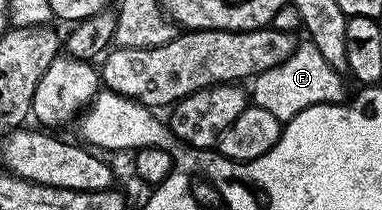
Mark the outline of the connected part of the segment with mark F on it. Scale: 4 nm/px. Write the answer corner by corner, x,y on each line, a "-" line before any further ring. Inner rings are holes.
309,41
301,42
293,55
279,64
256,75
250,85
250,99
253,106
266,109
282,123
287,123
306,107
316,105
341,104
344,94
343,76
334,71
330,63
319,54

